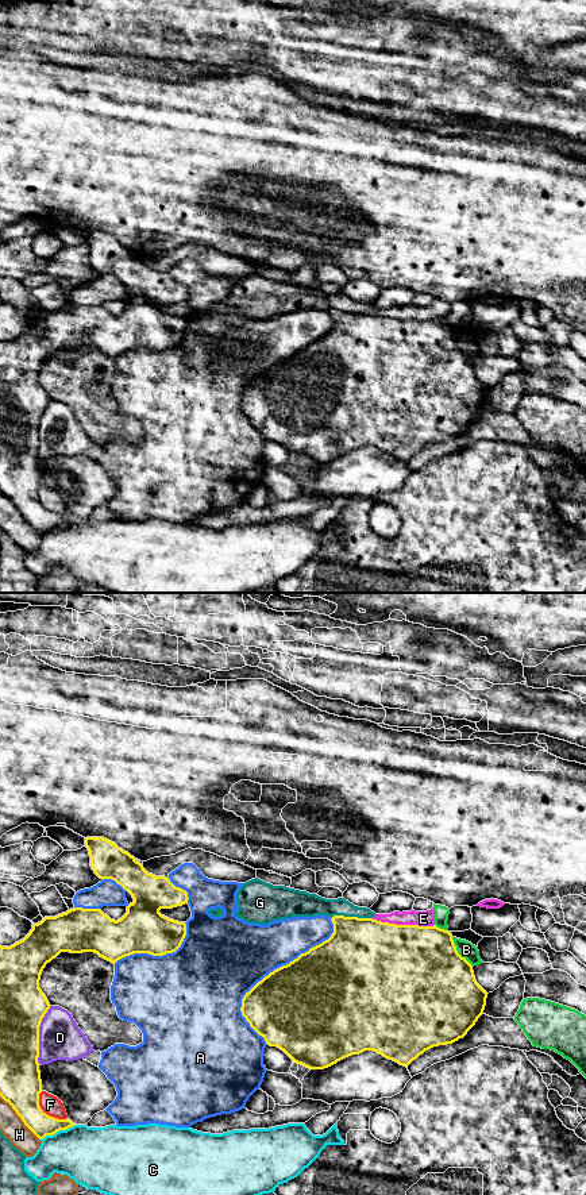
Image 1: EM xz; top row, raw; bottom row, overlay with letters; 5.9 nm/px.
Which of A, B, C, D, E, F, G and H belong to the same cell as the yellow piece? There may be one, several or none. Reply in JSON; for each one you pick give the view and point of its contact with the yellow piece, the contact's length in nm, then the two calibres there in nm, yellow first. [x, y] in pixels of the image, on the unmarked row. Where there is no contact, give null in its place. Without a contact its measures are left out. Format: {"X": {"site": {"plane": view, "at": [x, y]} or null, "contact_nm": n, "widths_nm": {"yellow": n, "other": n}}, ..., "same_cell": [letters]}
{"same_cell": []}

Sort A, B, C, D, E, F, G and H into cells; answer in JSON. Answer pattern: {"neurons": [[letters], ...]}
{"neurons": [["A"], ["B", "E", "G"], ["C"], ["D"], ["F"], ["H"]]}

